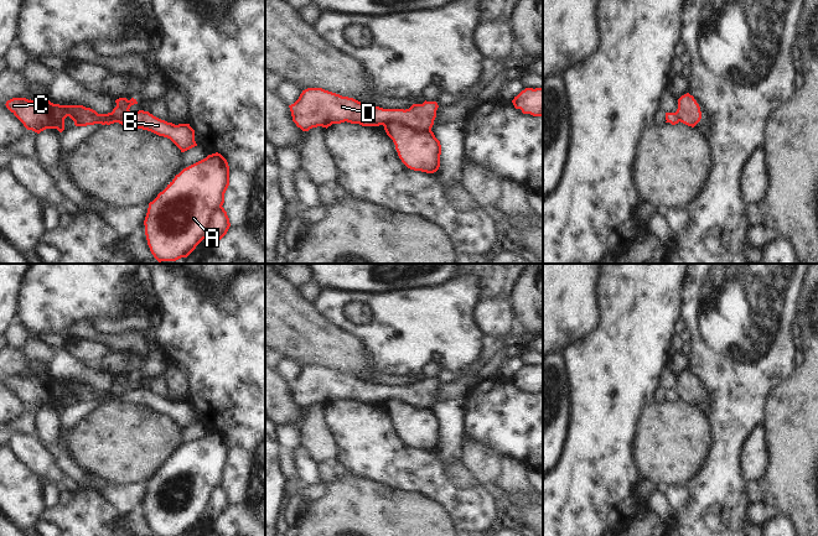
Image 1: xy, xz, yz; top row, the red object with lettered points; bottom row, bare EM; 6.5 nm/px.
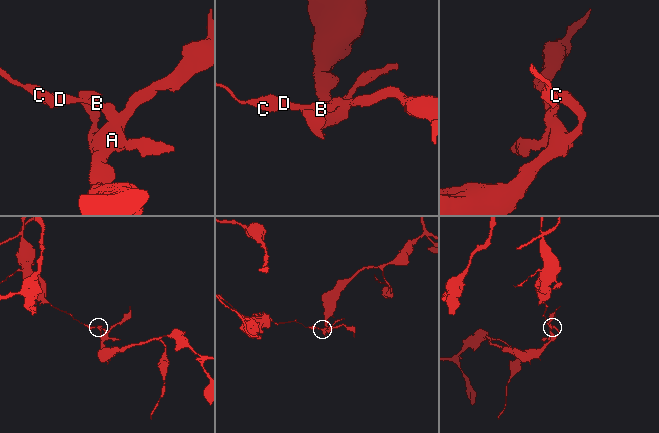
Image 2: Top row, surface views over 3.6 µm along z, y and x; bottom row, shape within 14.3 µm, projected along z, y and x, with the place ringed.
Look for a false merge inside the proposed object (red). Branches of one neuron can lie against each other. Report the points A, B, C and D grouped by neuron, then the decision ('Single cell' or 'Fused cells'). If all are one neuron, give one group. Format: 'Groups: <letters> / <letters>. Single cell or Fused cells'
Groups: A / B C D. Fused cells.

